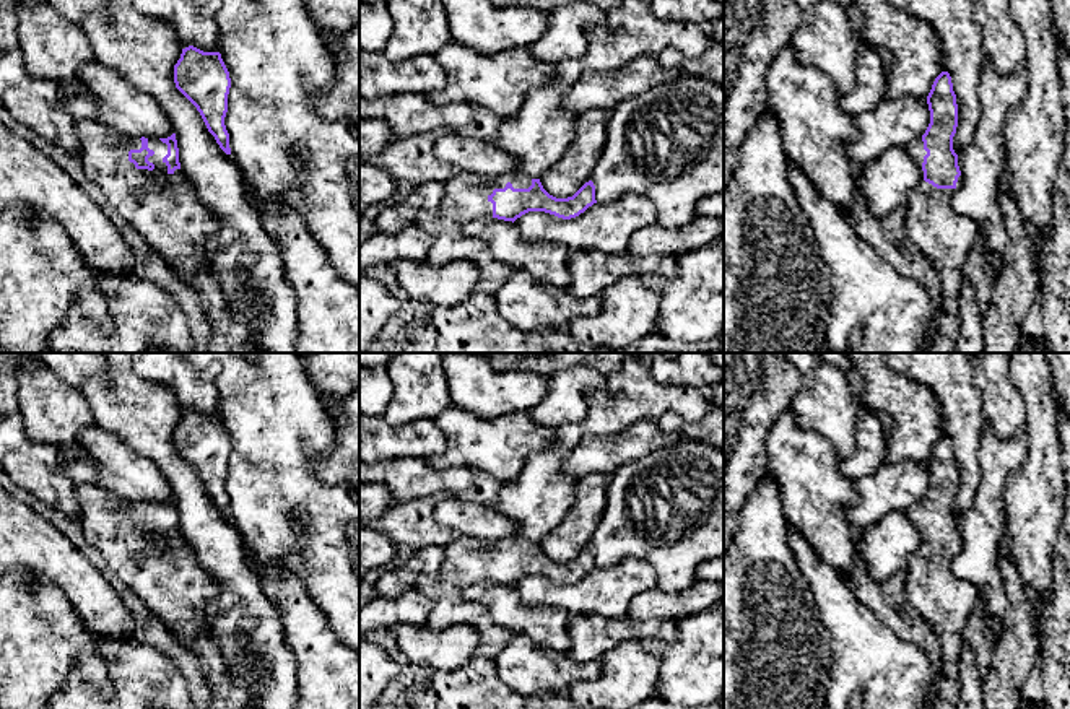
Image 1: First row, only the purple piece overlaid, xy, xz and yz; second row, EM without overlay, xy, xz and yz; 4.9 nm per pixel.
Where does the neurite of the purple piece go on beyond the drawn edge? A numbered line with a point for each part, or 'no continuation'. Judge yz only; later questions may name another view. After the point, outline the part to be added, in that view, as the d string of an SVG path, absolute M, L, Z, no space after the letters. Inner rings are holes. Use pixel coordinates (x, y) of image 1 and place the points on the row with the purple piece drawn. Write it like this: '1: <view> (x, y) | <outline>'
1: yz (945, 238) | M922 138L912 141L907 151L919 167L917 187L906 202L907 237L937 272L943 299L927 353L951 353L961 327L956 301L964 281L963 267L979 234L979 224L951 208L951 198L963 182L961 176L955 189L937 189L924 181L922 163L927 151Z

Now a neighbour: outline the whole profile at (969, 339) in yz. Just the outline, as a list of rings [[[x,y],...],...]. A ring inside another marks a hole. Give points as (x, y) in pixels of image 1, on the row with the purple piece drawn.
[[[966,276],[958,301],[961,327],[951,353],[982,353],[984,327],[981,311],[974,298],[974,288]]]

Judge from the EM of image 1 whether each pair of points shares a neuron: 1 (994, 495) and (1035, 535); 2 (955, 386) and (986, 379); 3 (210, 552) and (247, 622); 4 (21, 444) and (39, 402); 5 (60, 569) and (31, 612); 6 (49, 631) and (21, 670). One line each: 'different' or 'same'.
1: different
2: different
3: same
4: different
5: different
6: same

